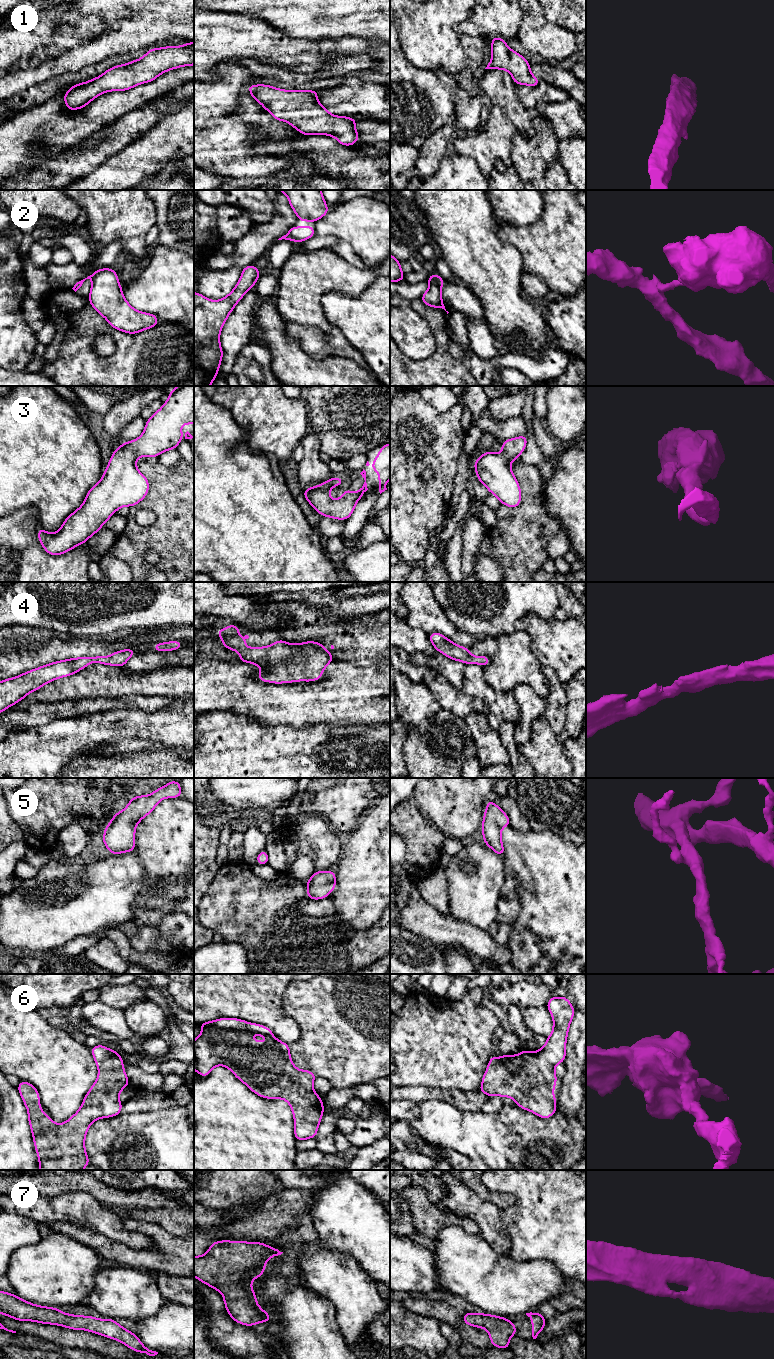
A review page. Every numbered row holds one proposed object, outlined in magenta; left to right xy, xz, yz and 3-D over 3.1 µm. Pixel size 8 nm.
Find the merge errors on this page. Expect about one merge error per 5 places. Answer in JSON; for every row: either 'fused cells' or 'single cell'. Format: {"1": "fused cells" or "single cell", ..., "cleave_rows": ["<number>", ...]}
{"1": "single cell", "2": "fused cells", "3": "single cell", "4": "single cell", "5": "single cell", "6": "single cell", "7": "single cell", "cleave_rows": ["2"]}

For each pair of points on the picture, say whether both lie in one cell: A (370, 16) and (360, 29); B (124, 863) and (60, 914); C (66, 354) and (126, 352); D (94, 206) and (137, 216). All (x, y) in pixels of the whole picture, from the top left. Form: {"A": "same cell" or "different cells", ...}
{"A": "same cell", "B": "same cell", "C": "same cell", "D": "same cell"}

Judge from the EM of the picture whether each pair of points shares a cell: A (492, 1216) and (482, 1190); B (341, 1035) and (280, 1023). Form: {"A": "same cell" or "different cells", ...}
{"A": "different cells", "B": "different cells"}

